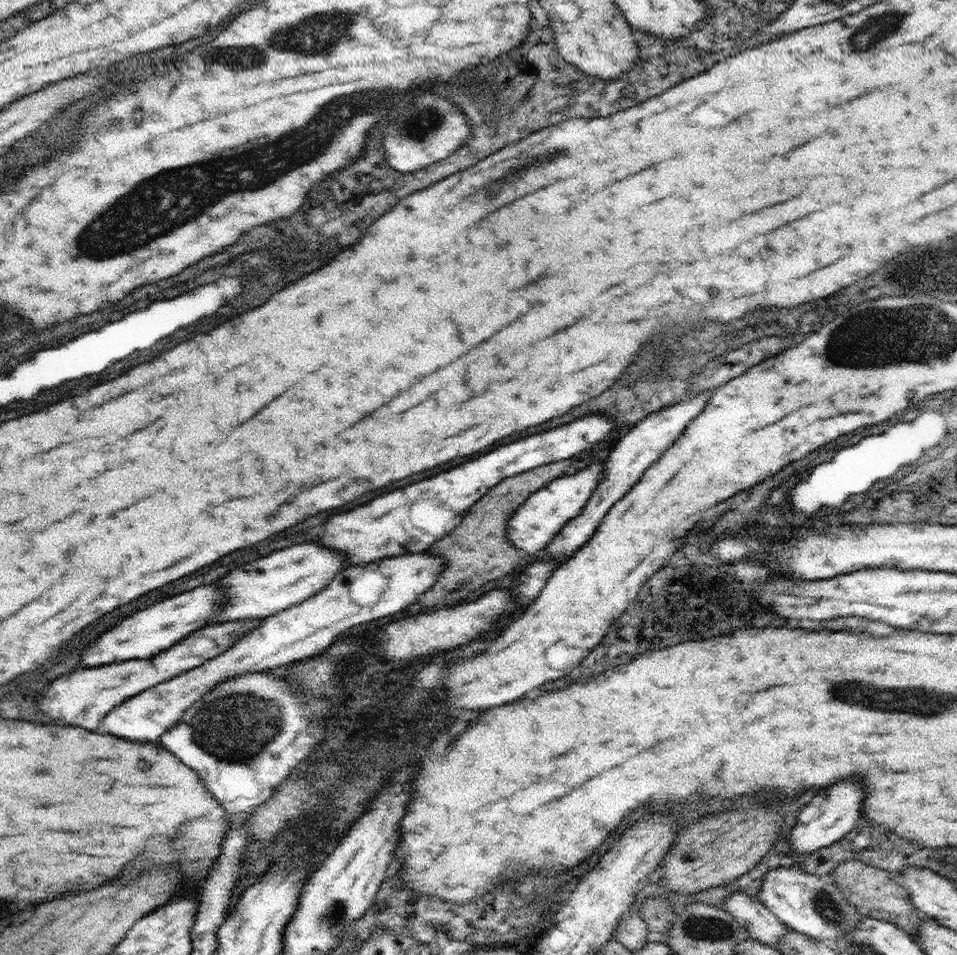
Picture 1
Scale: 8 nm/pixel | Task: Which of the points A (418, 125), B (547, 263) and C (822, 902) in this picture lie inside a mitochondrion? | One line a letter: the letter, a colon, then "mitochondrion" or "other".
A: mitochondrion
B: other
C: mitochondrion

